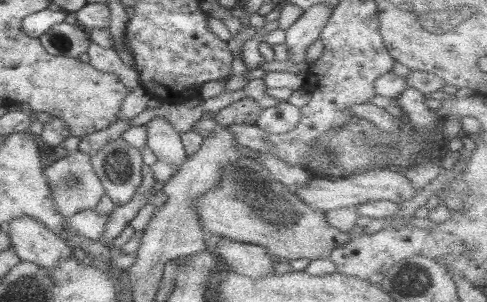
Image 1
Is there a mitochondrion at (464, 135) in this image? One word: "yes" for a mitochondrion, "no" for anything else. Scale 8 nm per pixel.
no

